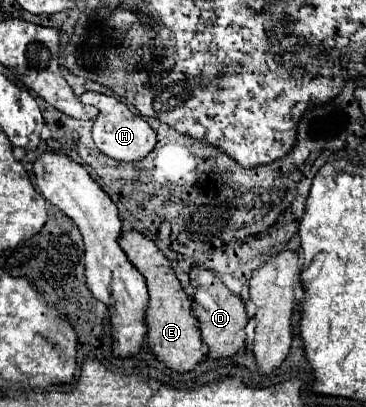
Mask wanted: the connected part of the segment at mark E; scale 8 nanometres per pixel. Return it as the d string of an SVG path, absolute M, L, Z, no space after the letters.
M123 231L121 249L125 251L125 255L133 263L133 267L147 279L149 297L151 297L149 307L147 307L149 349L165 367L169 367L177 373L195 369L205 357L201 331L199 331L199 323L191 315L191 299L187 297L179 279L175 277L175 271L171 269L169 259L155 247L153 241L149 241L147 237L143 237L137 231Z

